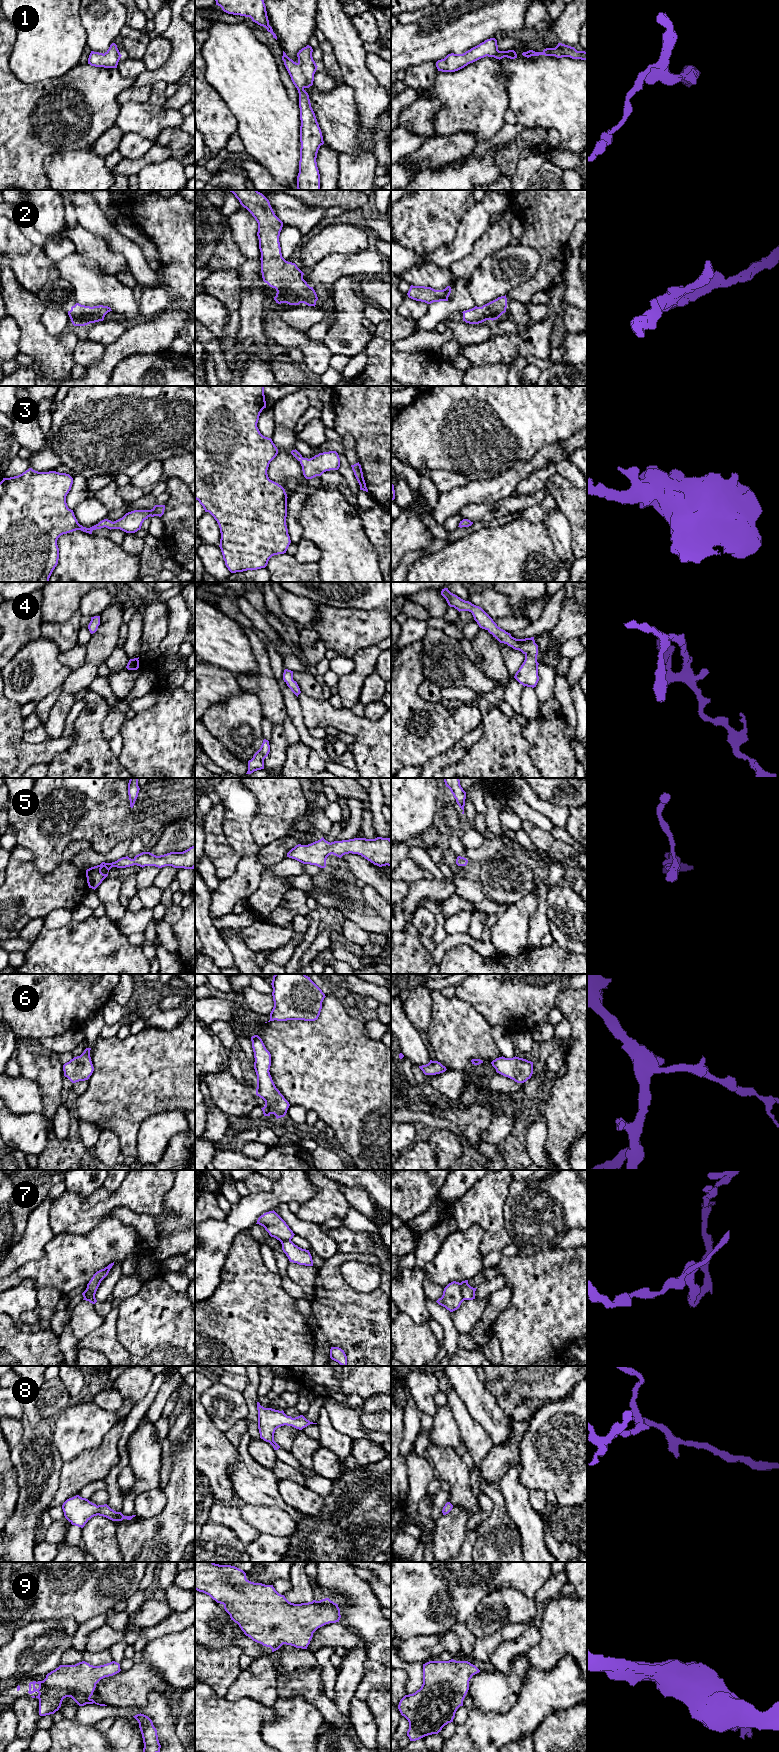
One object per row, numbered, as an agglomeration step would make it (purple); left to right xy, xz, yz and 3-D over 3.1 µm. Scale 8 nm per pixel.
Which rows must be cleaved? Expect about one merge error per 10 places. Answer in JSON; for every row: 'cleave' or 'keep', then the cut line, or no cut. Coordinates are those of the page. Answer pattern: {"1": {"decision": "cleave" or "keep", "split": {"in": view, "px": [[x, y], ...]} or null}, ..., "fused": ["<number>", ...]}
{"1": {"decision": "keep", "split": null}, "2": {"decision": "keep", "split": null}, "3": {"decision": "keep", "split": null}, "4": {"decision": "keep", "split": null}, "5": {"decision": "keep", "split": null}, "6": {"decision": "keep", "split": null}, "7": {"decision": "cleave", "split": {"in": "yz", "px": [[459, 1283], [464, 1299]]}}, "8": {"decision": "keep", "split": null}, "9": {"decision": "keep", "split": null}, "fused": ["7"]}

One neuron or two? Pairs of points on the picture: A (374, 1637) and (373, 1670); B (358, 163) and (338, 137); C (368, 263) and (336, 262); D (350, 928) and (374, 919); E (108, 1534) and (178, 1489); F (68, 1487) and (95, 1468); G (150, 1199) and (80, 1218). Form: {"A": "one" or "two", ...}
{"A": "two", "B": "two", "C": "one", "D": "two", "E": "two", "F": "one", "G": "one"}

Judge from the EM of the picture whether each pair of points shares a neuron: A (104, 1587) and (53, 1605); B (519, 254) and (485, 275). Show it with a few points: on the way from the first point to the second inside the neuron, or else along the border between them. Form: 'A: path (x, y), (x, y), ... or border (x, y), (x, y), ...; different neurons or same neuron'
A: path (91, 1587), (71, 1587), (66, 1592); same neuron
B: path (514, 264), (502, 276), (495, 275); same neuron

